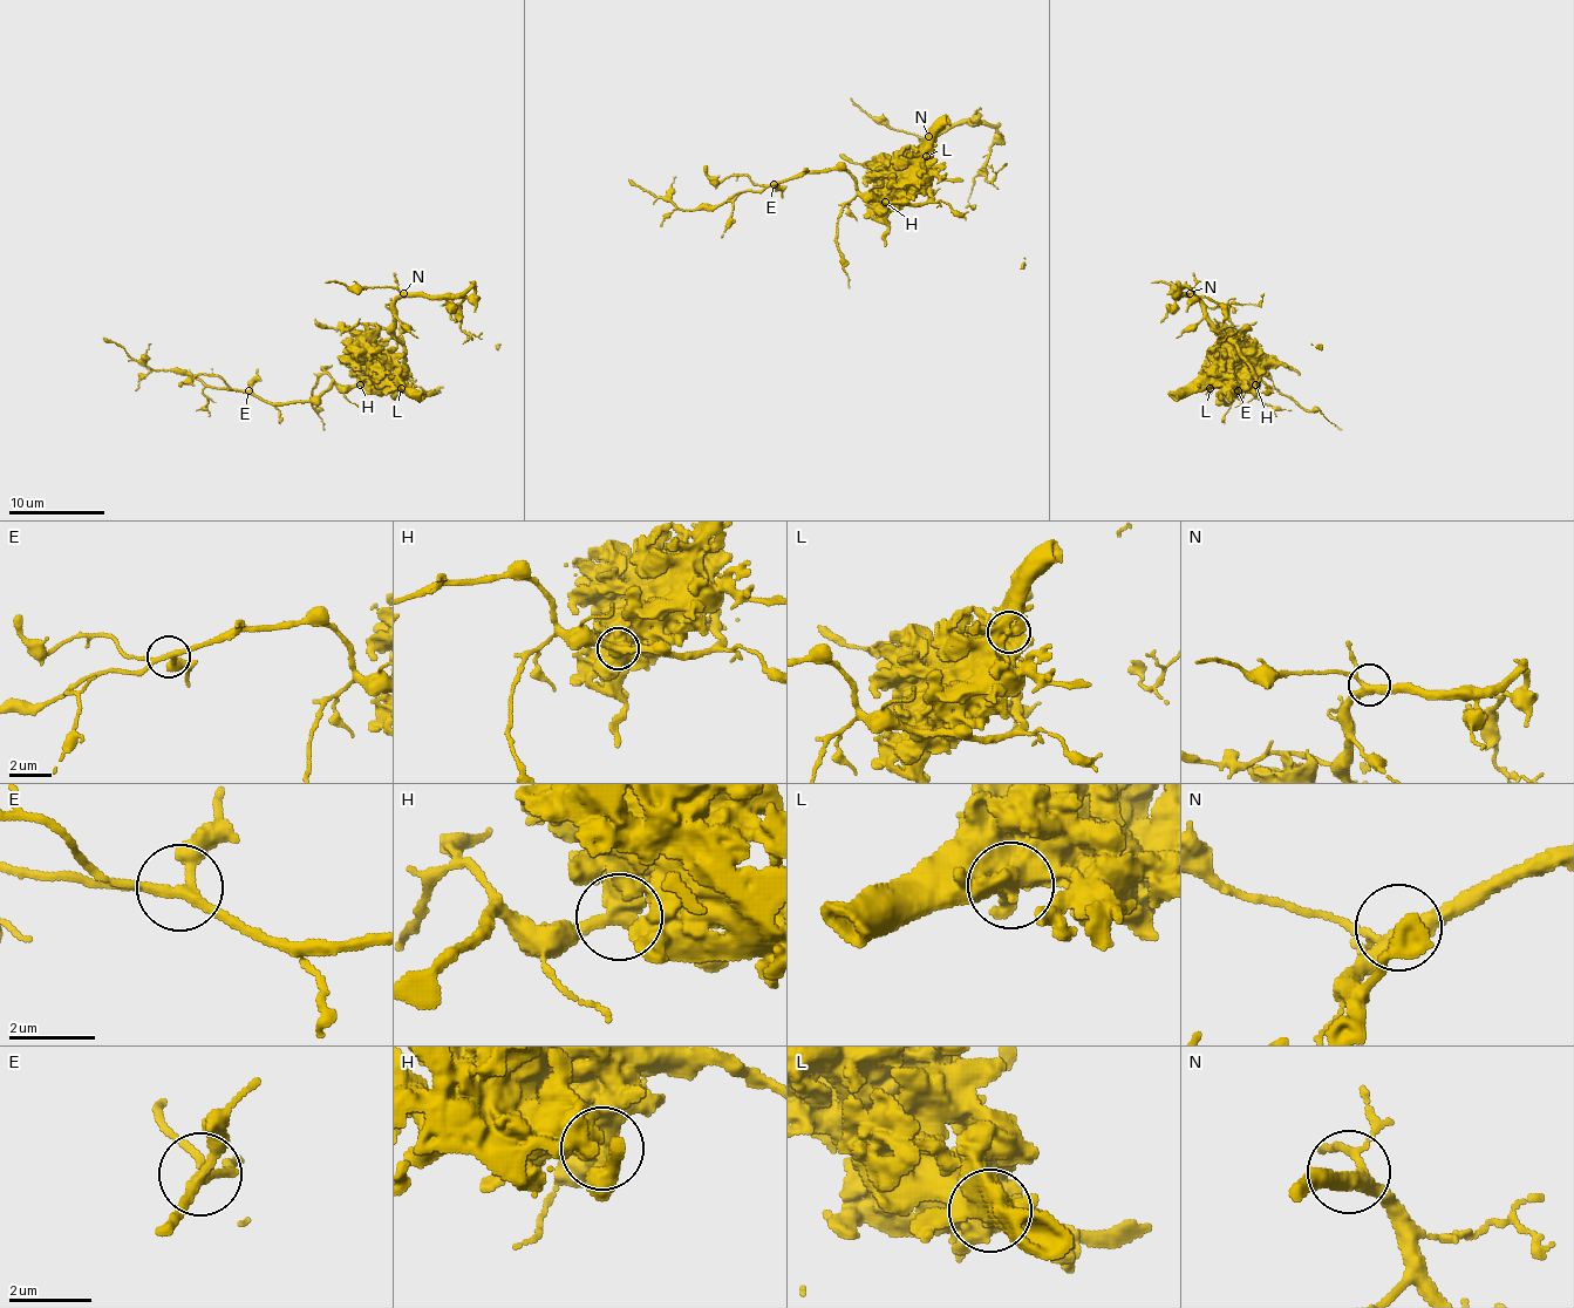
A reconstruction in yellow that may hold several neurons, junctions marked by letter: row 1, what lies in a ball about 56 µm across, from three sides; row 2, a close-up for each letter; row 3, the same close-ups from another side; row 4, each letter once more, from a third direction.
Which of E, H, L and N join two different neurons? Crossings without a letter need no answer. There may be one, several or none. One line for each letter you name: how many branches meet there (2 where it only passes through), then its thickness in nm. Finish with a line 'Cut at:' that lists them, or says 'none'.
H: 3 branches meet; 440 nm thick
Cut at: H

